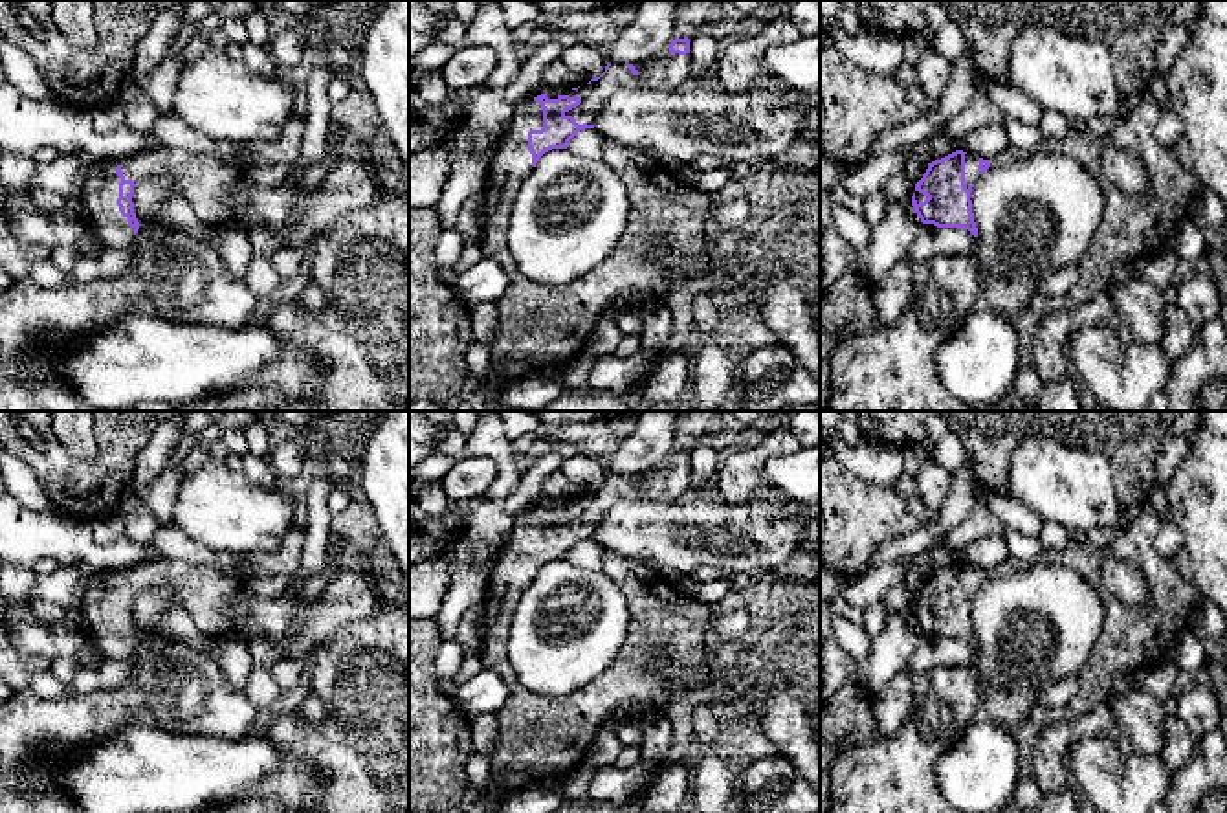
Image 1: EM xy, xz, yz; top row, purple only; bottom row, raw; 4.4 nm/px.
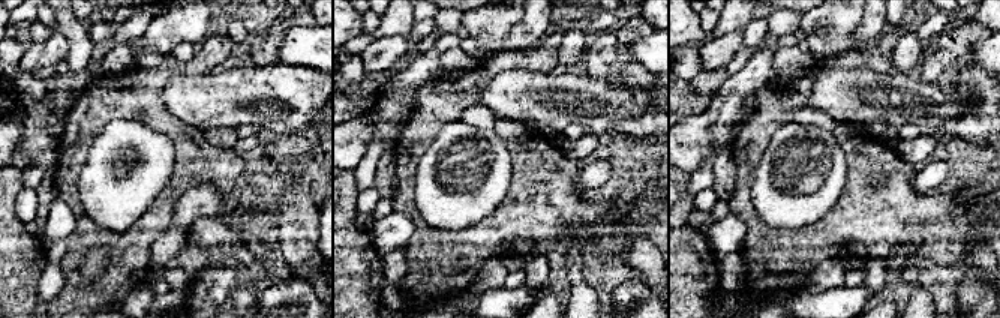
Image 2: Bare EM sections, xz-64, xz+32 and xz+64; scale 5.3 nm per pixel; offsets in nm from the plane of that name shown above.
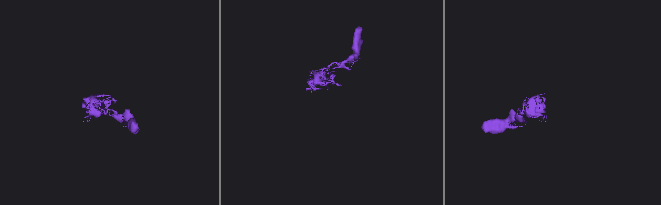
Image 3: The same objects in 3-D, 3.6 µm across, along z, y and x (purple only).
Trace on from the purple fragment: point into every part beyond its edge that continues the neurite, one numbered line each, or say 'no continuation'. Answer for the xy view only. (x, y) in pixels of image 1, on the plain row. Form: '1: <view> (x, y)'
1: xy (204, 591)

